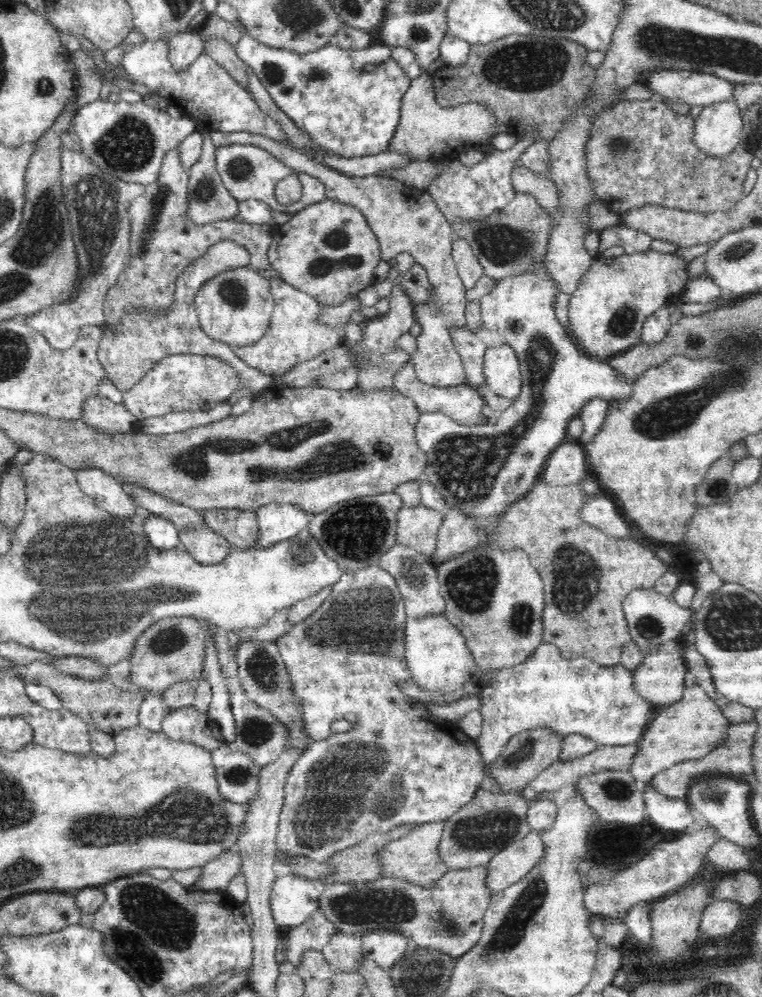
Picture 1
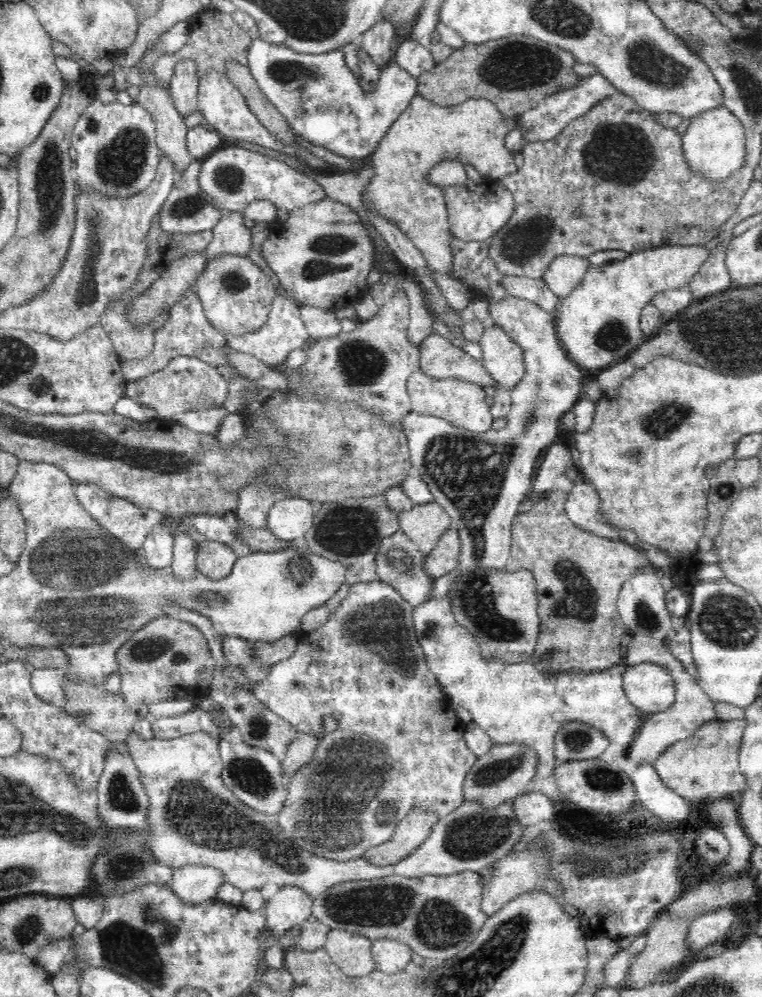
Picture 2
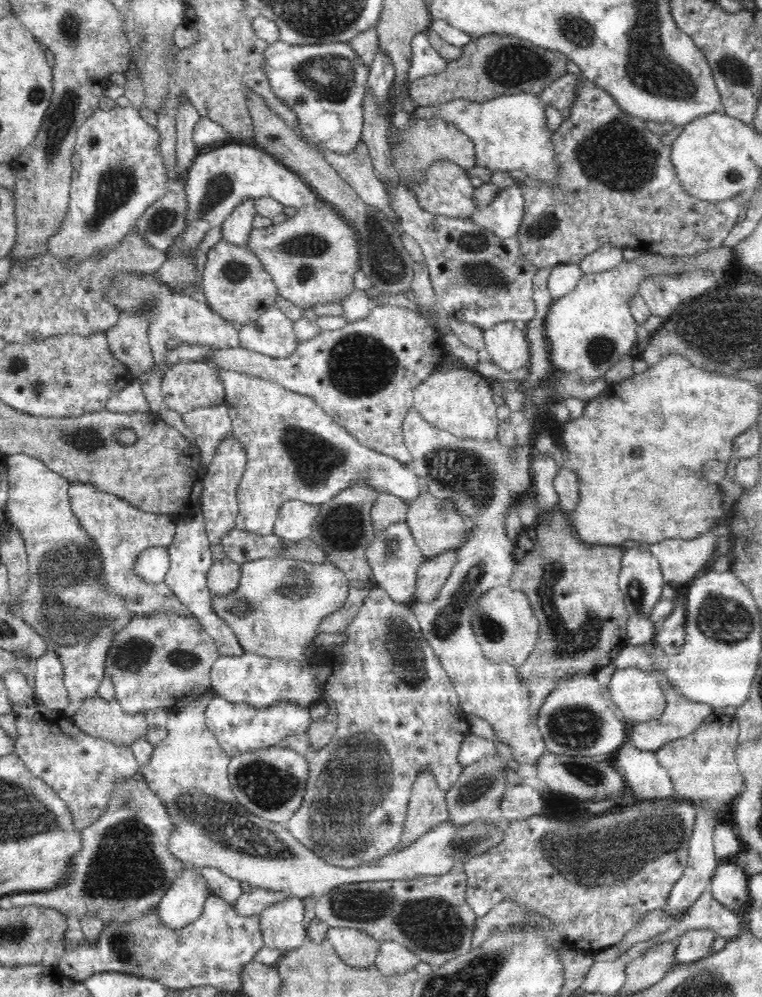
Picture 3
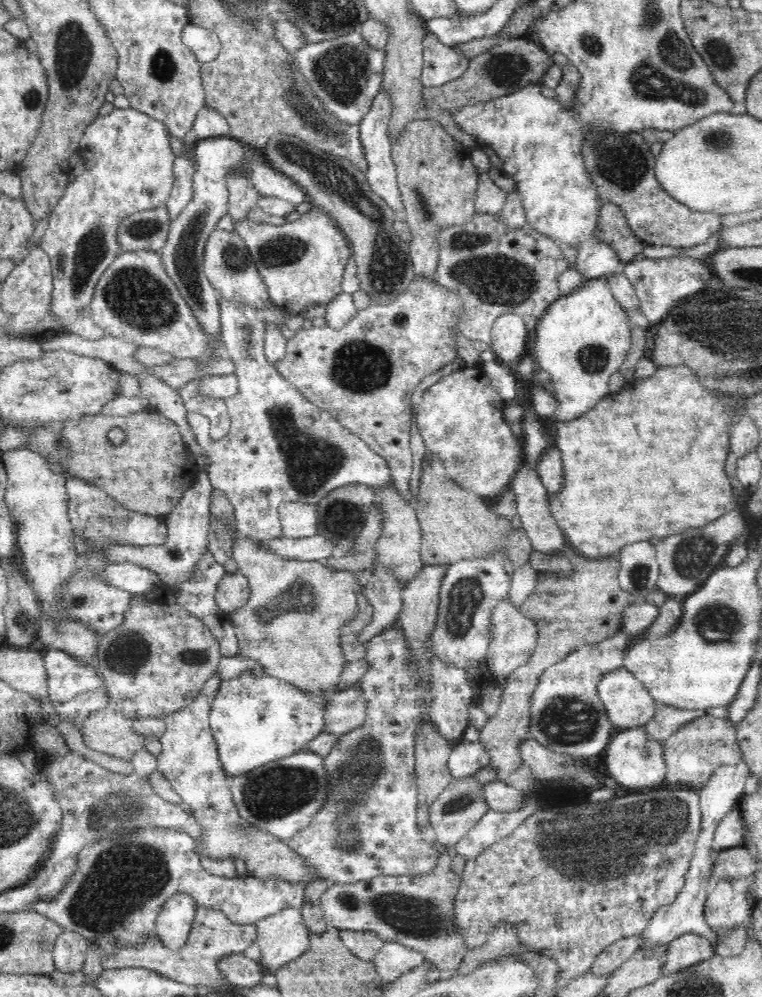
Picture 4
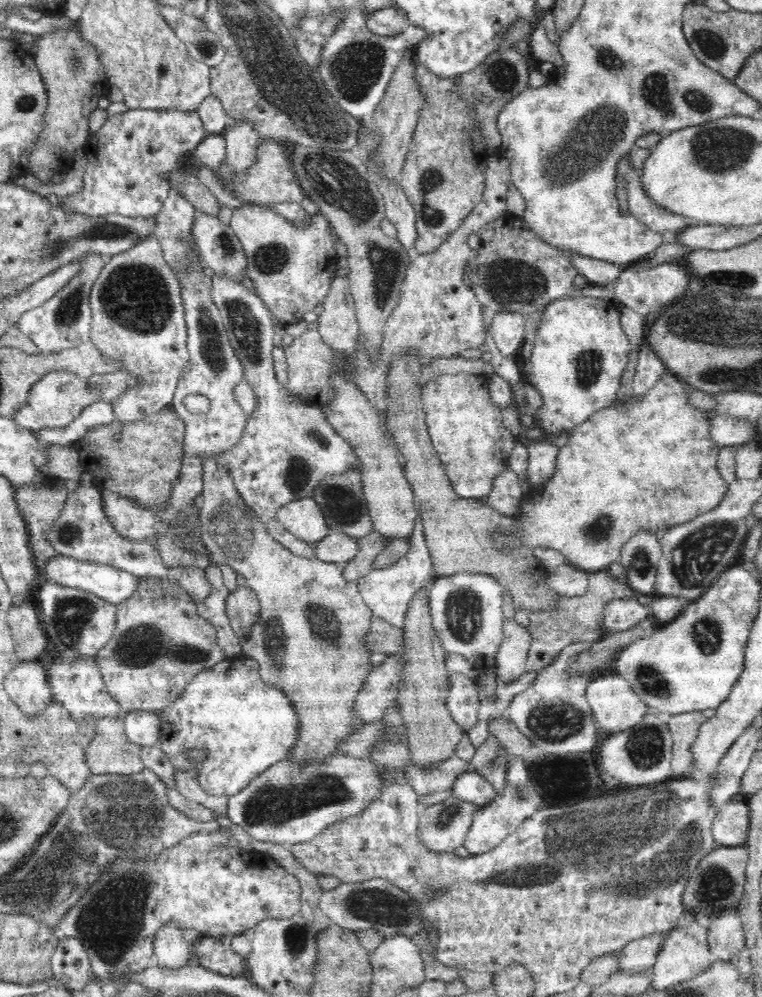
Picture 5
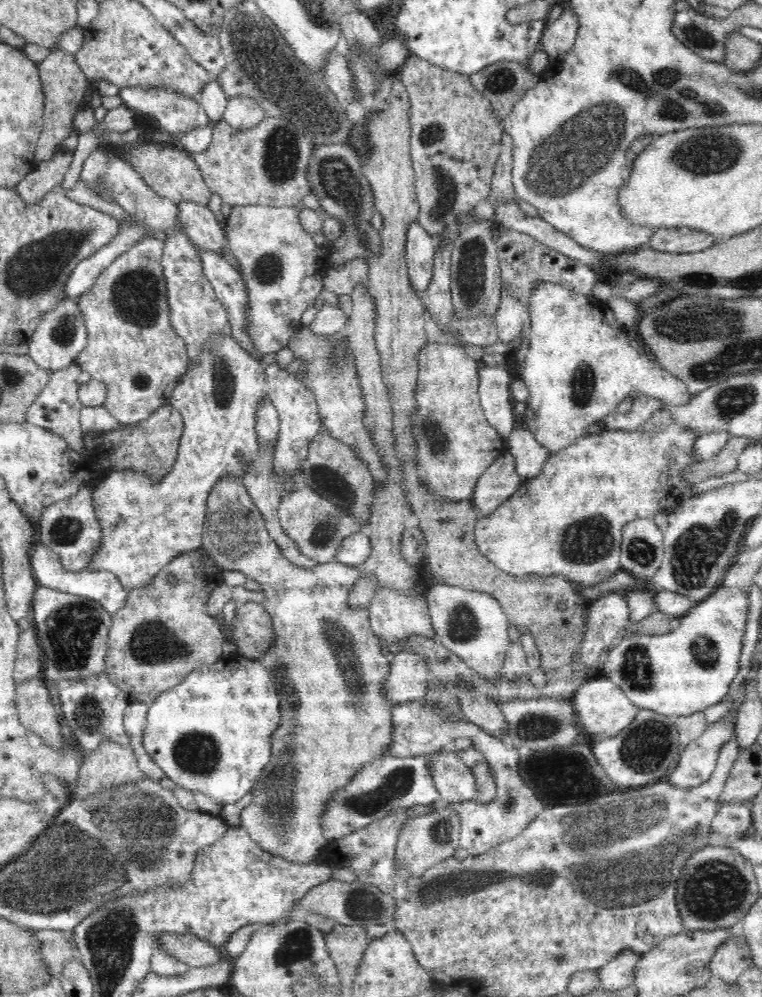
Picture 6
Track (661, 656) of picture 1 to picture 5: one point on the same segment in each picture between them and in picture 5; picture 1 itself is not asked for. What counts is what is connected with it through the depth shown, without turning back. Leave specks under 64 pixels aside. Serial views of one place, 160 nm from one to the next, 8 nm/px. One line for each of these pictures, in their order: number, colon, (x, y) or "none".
2: (650, 688)
3: (638, 696)
4: (628, 703)
5: (615, 706)

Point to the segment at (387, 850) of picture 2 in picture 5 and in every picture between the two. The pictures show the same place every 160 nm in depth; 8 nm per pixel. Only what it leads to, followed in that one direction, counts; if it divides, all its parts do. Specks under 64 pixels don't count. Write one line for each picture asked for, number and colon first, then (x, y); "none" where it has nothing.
3: (427, 808)
4: (432, 750)
5: (433, 735)

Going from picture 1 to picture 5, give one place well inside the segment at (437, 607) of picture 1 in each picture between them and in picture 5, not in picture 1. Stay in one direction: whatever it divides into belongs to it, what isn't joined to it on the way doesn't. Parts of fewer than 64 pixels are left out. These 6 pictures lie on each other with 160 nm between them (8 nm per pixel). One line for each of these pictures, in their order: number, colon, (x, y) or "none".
2: (399, 562)
3: (394, 556)
4: (399, 547)
5: (391, 502)

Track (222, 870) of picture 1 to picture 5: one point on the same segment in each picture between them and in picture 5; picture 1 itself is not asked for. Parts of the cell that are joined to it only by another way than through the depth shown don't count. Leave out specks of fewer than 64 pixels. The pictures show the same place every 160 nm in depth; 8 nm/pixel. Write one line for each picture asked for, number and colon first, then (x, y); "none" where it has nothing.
2: (193, 884)
3: (183, 902)
4: (175, 921)
5: (171, 950)

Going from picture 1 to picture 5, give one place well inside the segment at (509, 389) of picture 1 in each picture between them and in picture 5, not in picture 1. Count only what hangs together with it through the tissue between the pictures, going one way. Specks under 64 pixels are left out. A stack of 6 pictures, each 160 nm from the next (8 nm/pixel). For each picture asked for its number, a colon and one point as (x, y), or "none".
2: (503, 358)
3: (507, 345)
4: (508, 335)
5: (507, 328)

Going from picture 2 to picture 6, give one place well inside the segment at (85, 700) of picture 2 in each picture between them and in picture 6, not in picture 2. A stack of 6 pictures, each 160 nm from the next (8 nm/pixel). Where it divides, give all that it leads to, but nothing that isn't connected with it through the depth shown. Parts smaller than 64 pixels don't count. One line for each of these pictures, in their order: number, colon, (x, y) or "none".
3: (99, 718)
4: (109, 730)
5: (110, 752)
6: (112, 765)

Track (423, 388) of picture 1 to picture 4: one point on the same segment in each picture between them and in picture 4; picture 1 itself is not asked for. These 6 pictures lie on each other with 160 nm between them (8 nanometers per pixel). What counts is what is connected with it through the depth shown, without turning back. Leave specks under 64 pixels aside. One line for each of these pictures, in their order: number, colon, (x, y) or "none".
2: (464, 404)
3: (460, 402)
4: (460, 418)

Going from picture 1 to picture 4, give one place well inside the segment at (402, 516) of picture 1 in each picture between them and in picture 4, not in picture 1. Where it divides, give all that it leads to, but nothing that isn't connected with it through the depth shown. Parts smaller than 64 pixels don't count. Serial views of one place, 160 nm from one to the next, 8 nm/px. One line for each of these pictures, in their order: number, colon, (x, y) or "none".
2: (424, 524)
3: (437, 526)
4: (456, 524)

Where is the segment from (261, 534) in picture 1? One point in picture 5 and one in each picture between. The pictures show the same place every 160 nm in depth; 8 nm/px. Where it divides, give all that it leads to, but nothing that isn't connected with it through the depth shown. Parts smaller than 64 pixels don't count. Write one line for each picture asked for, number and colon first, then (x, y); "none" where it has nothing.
2: (289, 519)
3: (295, 518)
4: (298, 519)
5: (304, 518)

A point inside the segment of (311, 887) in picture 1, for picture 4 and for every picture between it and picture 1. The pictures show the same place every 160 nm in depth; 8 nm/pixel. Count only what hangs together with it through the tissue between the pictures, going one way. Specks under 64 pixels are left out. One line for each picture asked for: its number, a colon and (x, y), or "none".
2: (290, 905)
3: (283, 927)
4: (283, 937)

